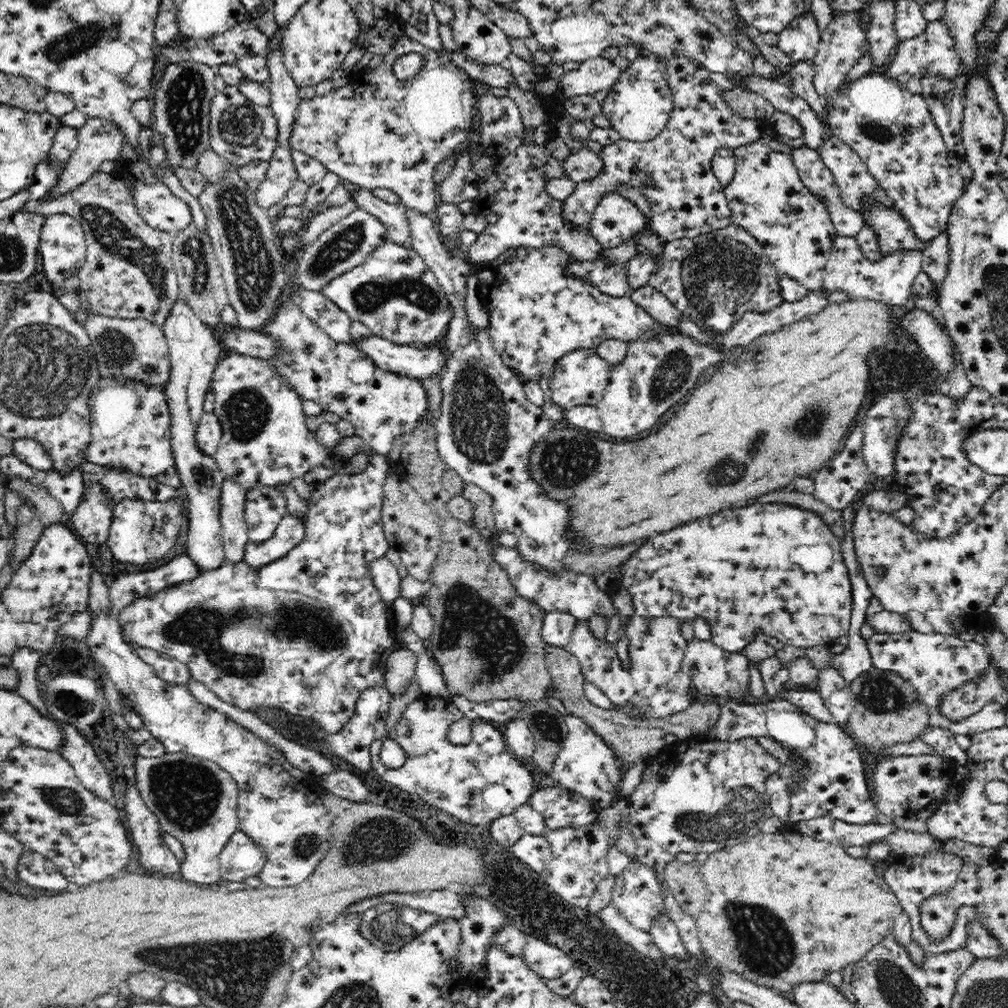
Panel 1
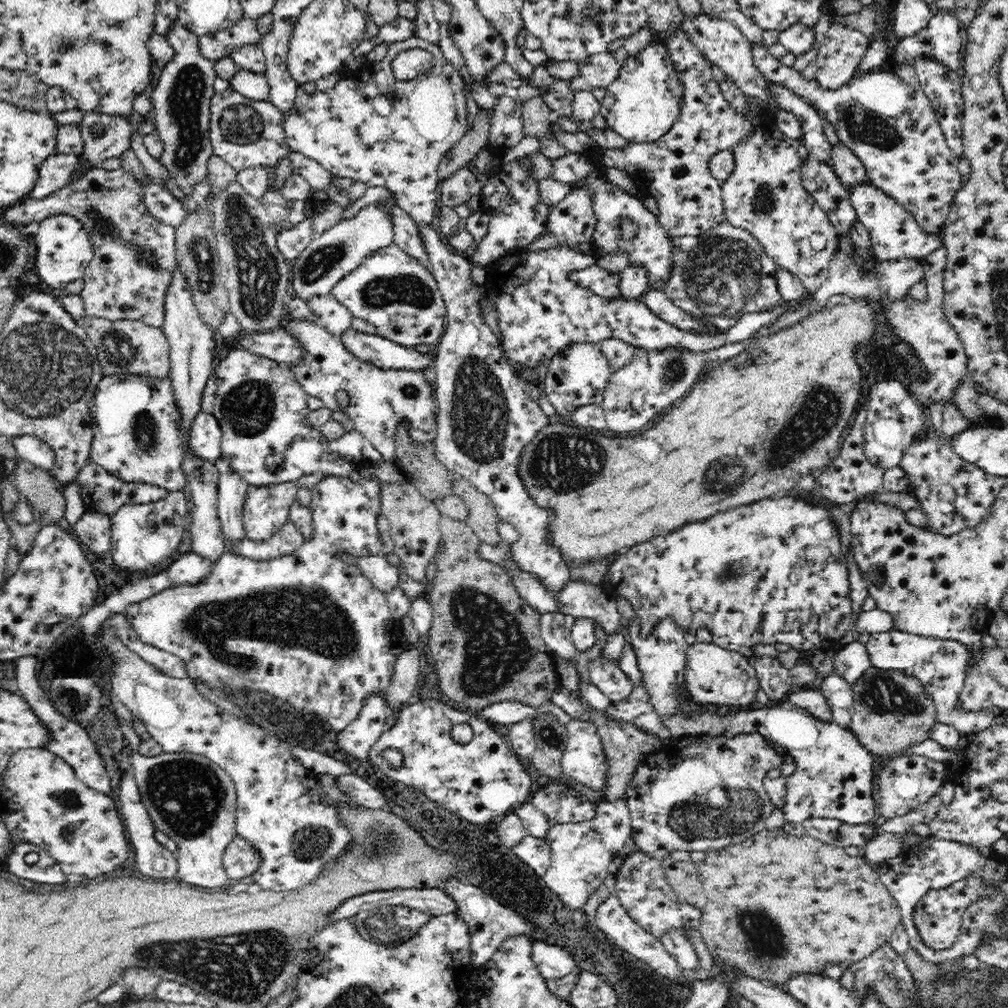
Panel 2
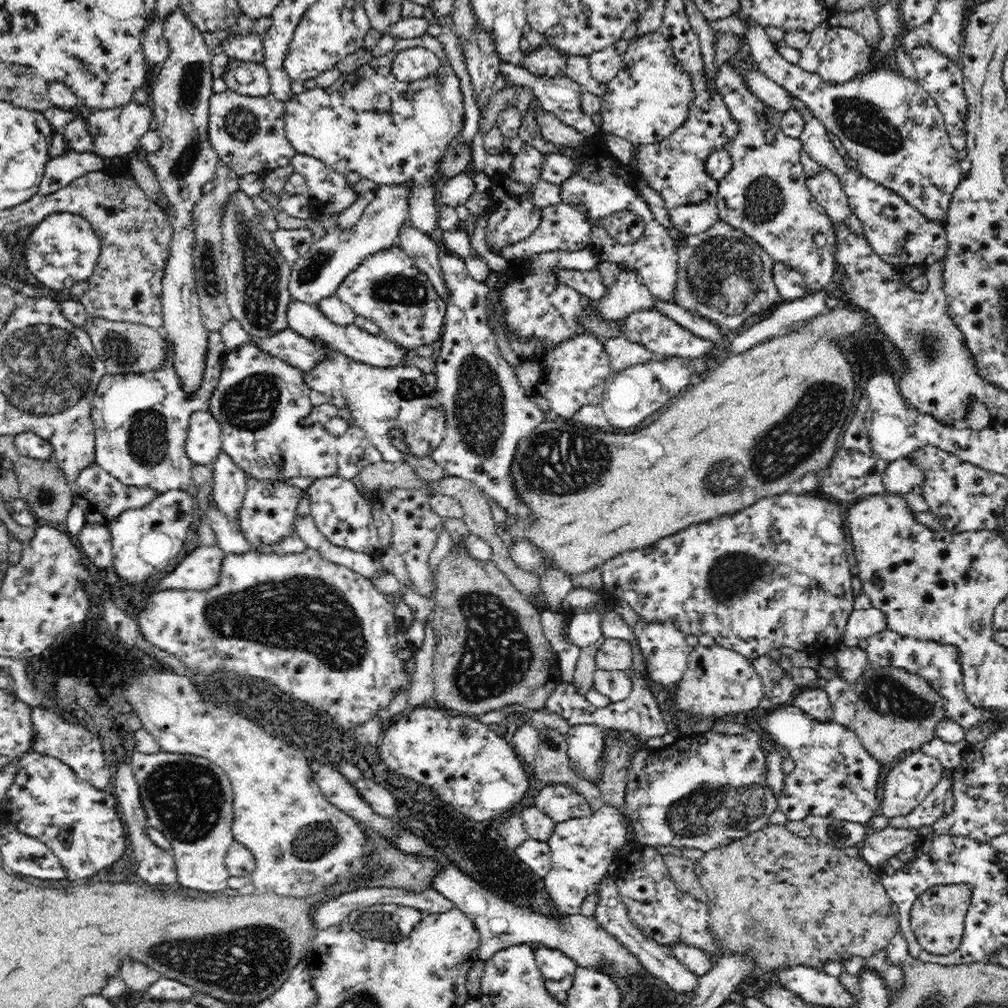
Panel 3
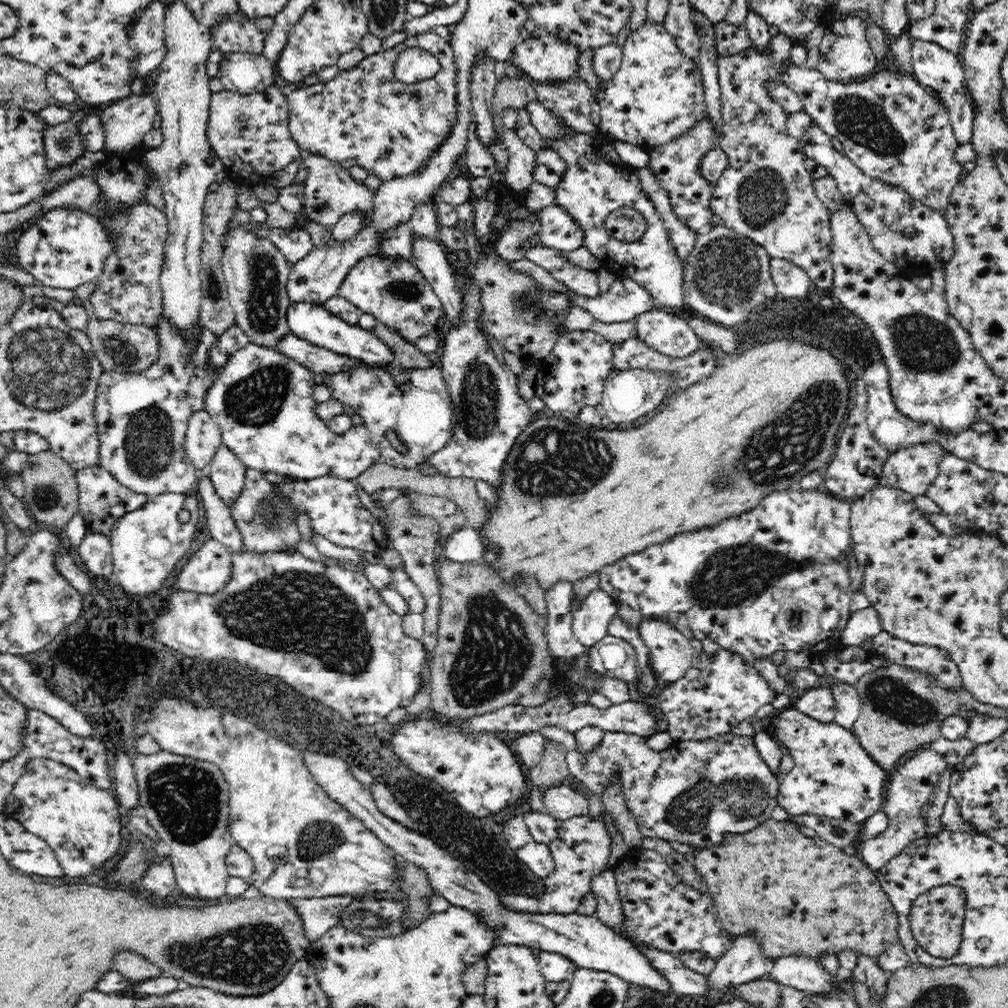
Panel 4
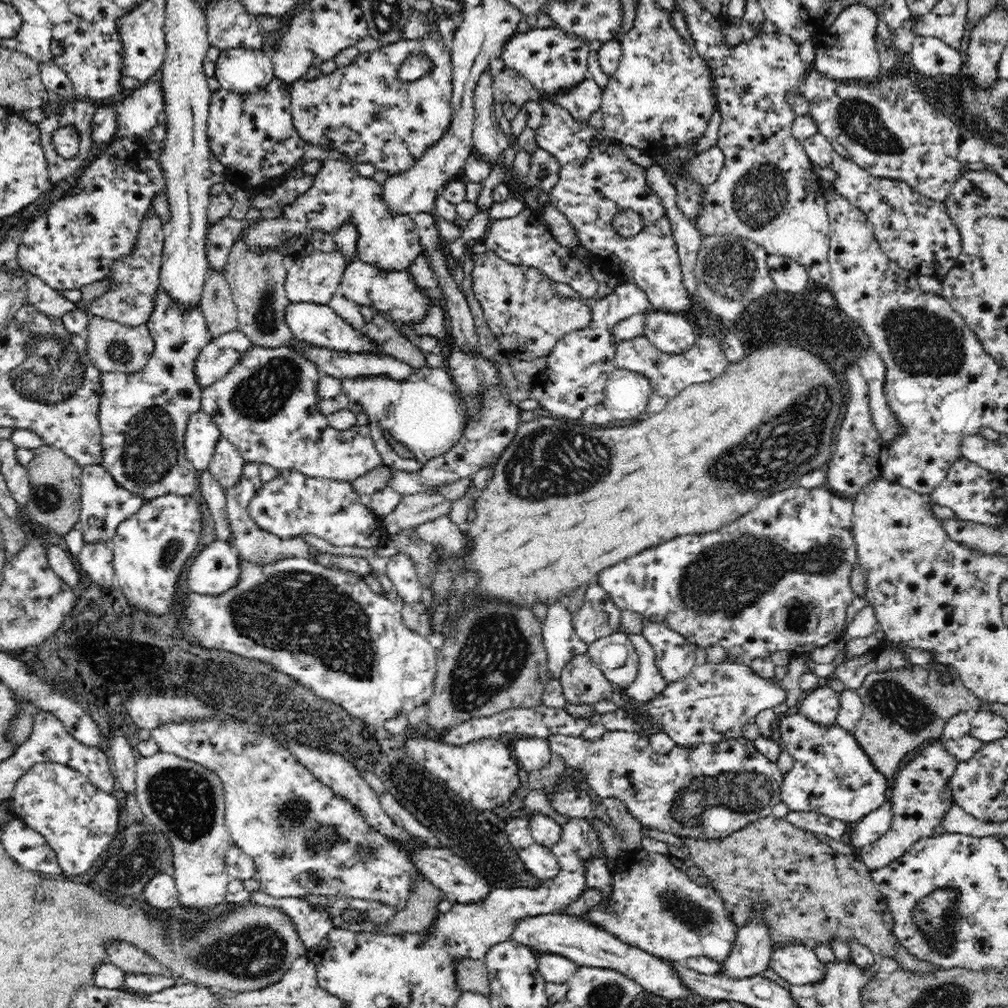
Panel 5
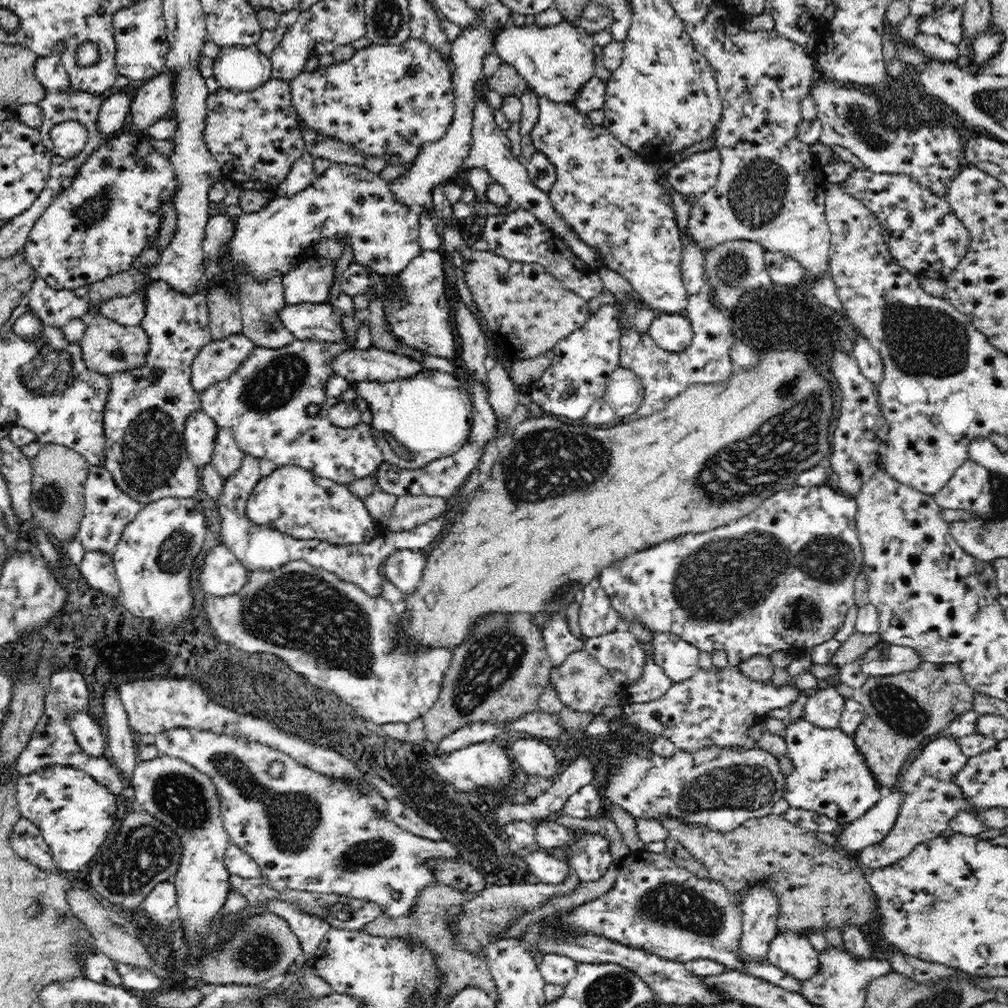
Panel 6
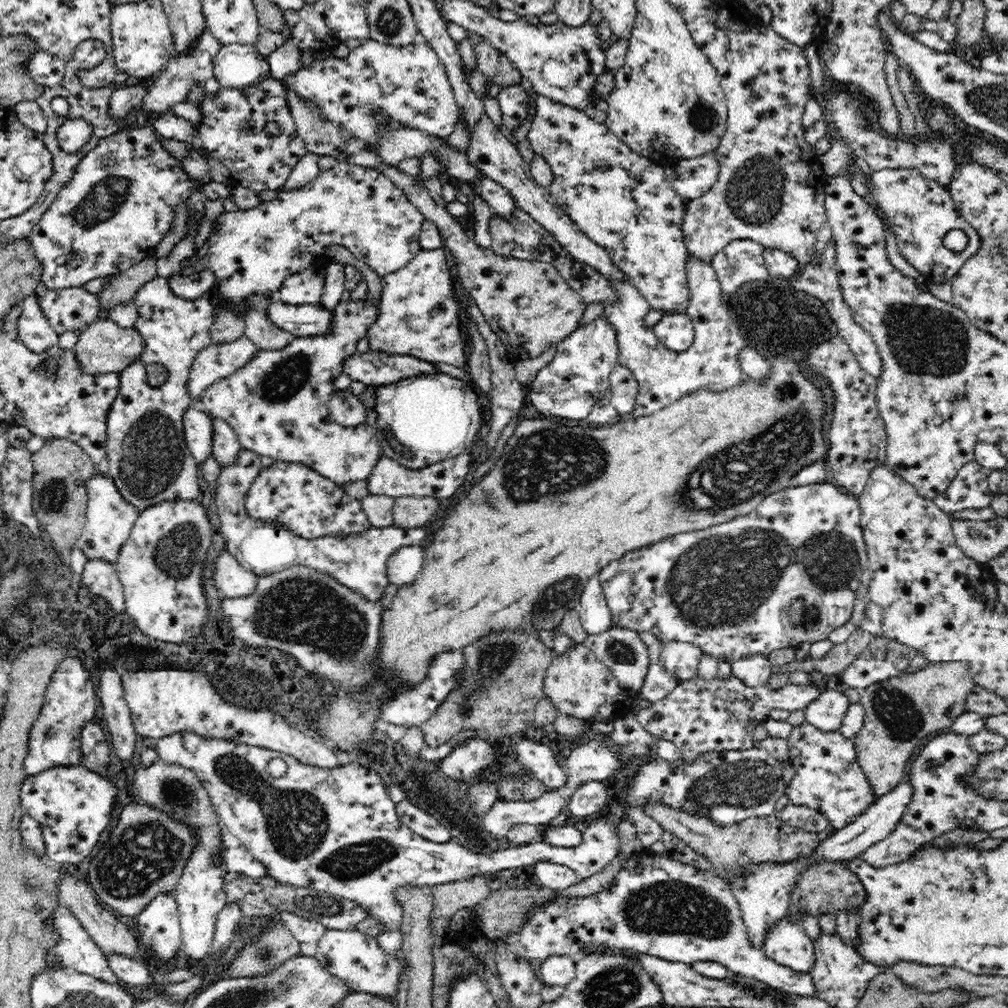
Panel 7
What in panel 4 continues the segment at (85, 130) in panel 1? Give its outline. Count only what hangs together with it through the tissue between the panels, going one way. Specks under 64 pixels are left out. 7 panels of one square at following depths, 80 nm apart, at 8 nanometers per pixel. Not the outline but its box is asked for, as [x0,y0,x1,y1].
[96,94,157,154]

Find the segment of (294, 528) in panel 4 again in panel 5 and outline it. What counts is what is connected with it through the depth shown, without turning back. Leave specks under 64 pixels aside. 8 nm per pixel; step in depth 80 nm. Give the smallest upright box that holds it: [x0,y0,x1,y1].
[225,464,308,563]

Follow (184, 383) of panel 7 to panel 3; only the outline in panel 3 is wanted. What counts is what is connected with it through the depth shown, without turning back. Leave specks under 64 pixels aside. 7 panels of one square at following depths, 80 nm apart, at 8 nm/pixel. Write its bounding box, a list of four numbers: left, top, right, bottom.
[91,331,226,493]

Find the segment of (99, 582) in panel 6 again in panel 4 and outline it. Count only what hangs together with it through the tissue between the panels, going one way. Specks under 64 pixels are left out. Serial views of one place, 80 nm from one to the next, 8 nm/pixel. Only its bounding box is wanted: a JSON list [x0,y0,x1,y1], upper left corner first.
[79,530,113,576]

